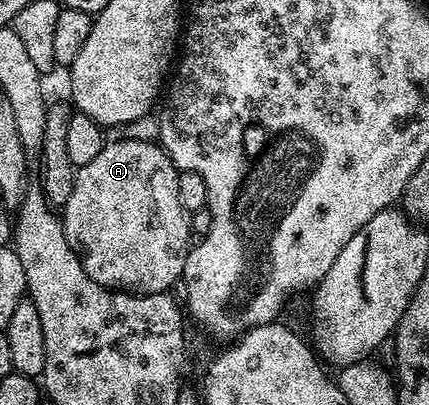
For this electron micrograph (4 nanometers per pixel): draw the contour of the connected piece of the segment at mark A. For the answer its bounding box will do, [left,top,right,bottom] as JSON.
[61,141,192,293]

